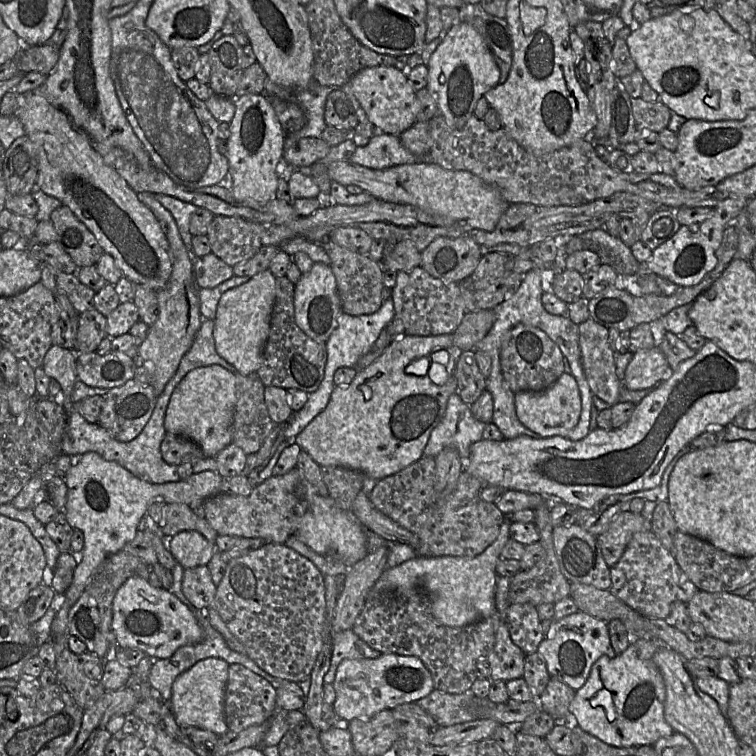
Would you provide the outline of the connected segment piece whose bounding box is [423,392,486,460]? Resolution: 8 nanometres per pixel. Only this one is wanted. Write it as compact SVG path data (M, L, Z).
M457 392L447 402L444 417L430 433L423 456L436 457L444 448L454 448L462 460L467 460L470 446L483 440L486 424L477 420L468 404Z

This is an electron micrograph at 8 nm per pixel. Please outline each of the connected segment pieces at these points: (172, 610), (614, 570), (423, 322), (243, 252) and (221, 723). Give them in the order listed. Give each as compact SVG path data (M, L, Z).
M133 576L133 577L130 577L129 579L127 579L124 582L124 584L118 589L118 591L114 597L114 600L113 600L112 626L115 631L117 642L118 642L119 646L125 647L125 648L137 648L137 649L144 651L146 653L146 656L157 657L159 659L169 658L174 654L174 652L178 648L180 648L182 646L186 646L186 645L196 644L196 643L202 641L202 639L204 637L203 628L200 625L198 619L196 618L194 612L187 605L185 605L183 602L181 602L181 600L174 593L172 593L171 591L168 591L164 588L153 587L147 579L137 577L137 576Z
M651 529L634 534L619 561L610 567L610 575L612 584L609 591L648 618L665 619L669 615L671 605L674 602L681 601L687 604L699 591L681 570L673 554L663 546Z
M421 265L397 272L397 280L392 288L391 298L394 302L395 317L402 320L405 334L408 335L452 334L466 314L459 284L436 278Z
M214 215L207 232L211 252L232 267L253 257L262 242L250 224L238 216Z
M208 657L198 661L176 678L173 683L170 709L181 728L199 727L219 736L228 732L224 716L224 701L229 666L230 664L221 658Z

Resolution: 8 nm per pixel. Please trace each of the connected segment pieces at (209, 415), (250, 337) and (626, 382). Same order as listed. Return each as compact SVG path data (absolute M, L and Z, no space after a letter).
M217 364L195 368L183 377L171 394L165 413L165 429L167 433L194 441L206 458L215 458L232 443L236 403L236 377L232 372Z
M264 270L247 282L225 291L217 306L213 336L217 353L242 375L251 375L263 364L265 344L276 298L276 277Z
M658 346L636 351L626 367L622 385L629 390L655 387L672 372L668 361Z

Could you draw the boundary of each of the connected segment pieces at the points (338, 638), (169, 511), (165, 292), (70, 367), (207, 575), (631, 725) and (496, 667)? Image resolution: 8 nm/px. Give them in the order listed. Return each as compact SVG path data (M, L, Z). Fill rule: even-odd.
M351 628L341 631L332 638L332 658L324 683L333 684L337 668L344 659L378 658L381 655L381 652L371 648Z
M167 503L159 527L166 538L182 531L197 531L210 543L216 544L218 536L205 518L199 517L189 505L183 503Z
M151 192L137 193L139 200L148 207L158 220L172 252L172 273L166 286L158 291L159 313L156 322L148 330L146 339L138 350L142 361L154 364L153 387L157 397L176 373L182 357L192 346L202 323L199 288L194 281L192 257L181 239L178 226L172 214Z
M52 344L42 364L46 375L59 382L64 397L65 409L70 409L72 405L71 394L78 380L76 355L75 350L70 350L64 345Z
M207 566L184 569L182 591L197 609L207 609L213 603L217 586Z
M639 639L614 658L600 657L592 666L586 683L576 691L569 706L568 723L578 725L587 733L615 747L653 746L659 739L672 735L675 731L665 719L666 685L661 671L653 661L655 652L663 646L658 639Z
M505 620L497 629L496 640L487 660L492 681L523 678L526 654L512 641Z

